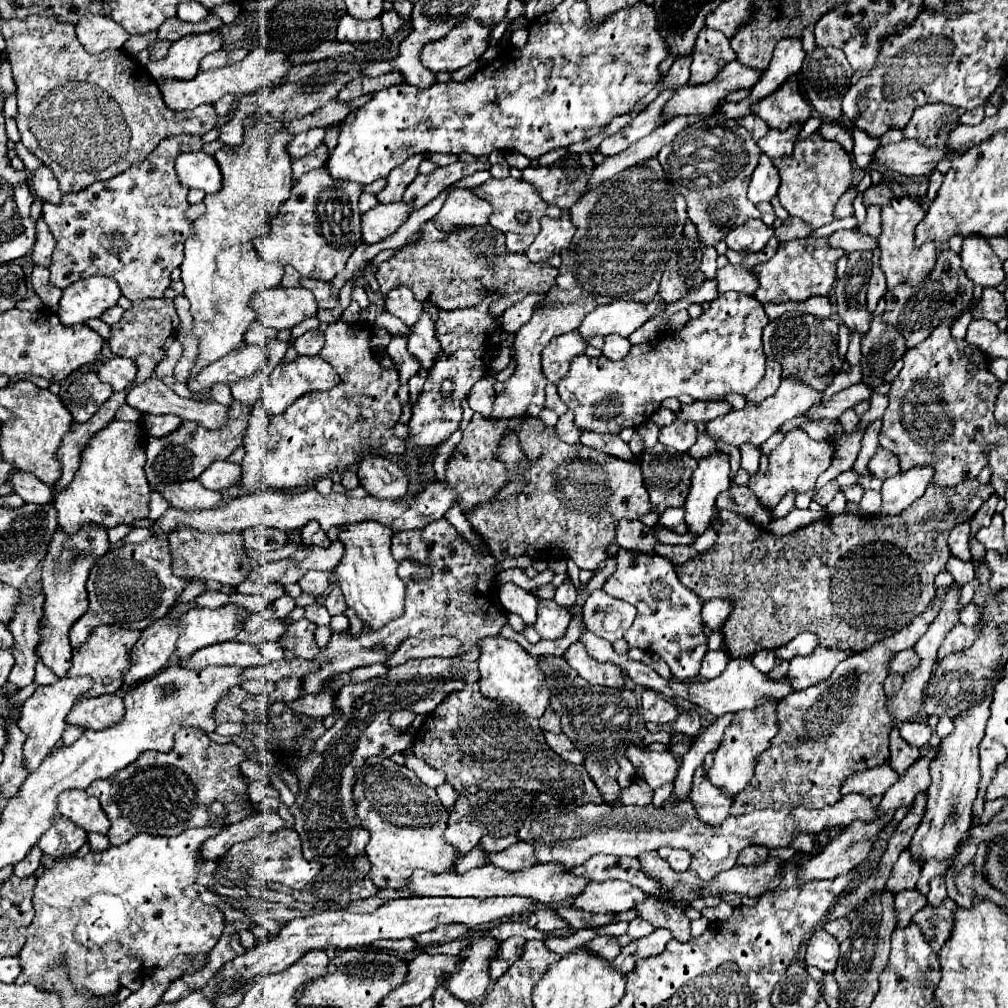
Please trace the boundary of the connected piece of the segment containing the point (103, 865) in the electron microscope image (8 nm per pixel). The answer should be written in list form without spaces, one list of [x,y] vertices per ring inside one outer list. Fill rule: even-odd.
[[[213,801],[209,805],[209,815],[209,825],[185,829],[175,837],[153,837],[139,833],[121,847],[109,847],[101,853],[89,851],[83,859],[65,857],[49,867],[35,885],[35,919],[25,933],[27,943],[19,953],[23,973],[29,977],[29,981],[39,985],[43,973],[55,961],[63,961],[75,985],[81,985],[93,995],[101,997],[119,989],[119,977],[125,971],[151,973],[153,969],[169,965],[177,955],[209,953],[223,933],[225,917],[217,907],[201,905],[201,901],[191,901],[183,895],[183,889],[195,883],[197,869],[205,863],[201,857],[201,845],[225,827],[225,807],[221,807],[221,803]]]

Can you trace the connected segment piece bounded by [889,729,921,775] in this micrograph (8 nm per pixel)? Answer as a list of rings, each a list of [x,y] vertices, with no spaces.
[[[893,729],[891,735],[889,735],[889,751],[891,751],[889,765],[893,767],[893,771],[897,771],[897,775],[905,775],[909,765],[913,765],[921,757],[921,751],[917,747],[907,745],[901,739],[897,729]]]

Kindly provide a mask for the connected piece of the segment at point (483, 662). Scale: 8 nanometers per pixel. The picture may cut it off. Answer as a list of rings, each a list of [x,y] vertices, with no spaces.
[[[485,637],[479,643],[481,657],[479,657],[479,687],[481,693],[489,699],[497,699],[503,703],[517,703],[521,713],[529,717],[541,717],[549,707],[551,691],[545,683],[545,673],[539,669],[537,659],[531,657],[517,641],[505,637]]]

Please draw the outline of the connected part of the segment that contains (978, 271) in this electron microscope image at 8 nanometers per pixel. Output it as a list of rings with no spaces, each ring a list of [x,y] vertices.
[[[983,237],[963,239],[963,271],[967,277],[981,287],[995,287],[1005,279],[1003,261],[993,253]]]

